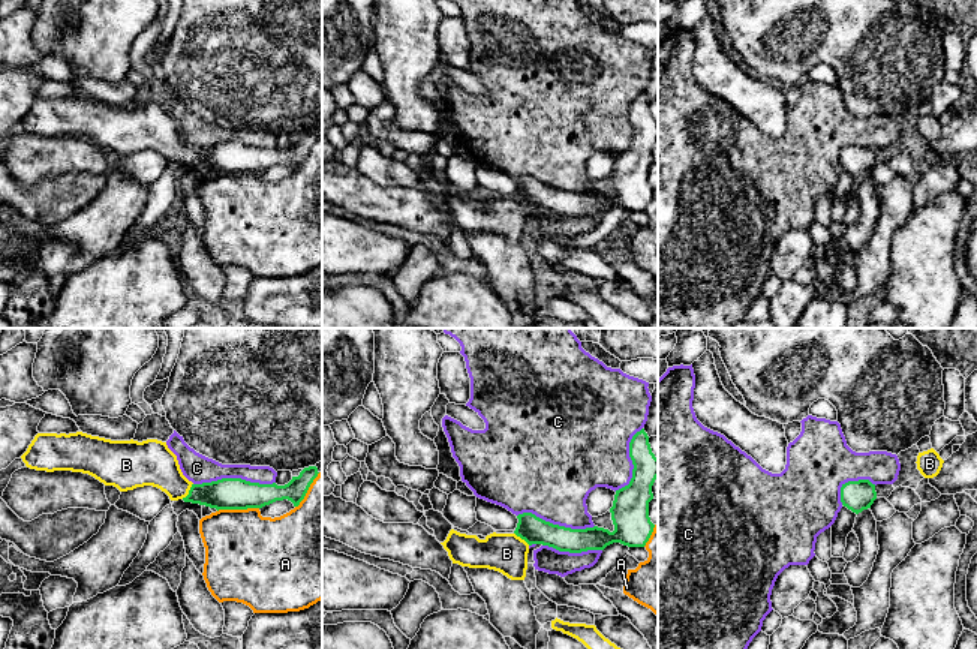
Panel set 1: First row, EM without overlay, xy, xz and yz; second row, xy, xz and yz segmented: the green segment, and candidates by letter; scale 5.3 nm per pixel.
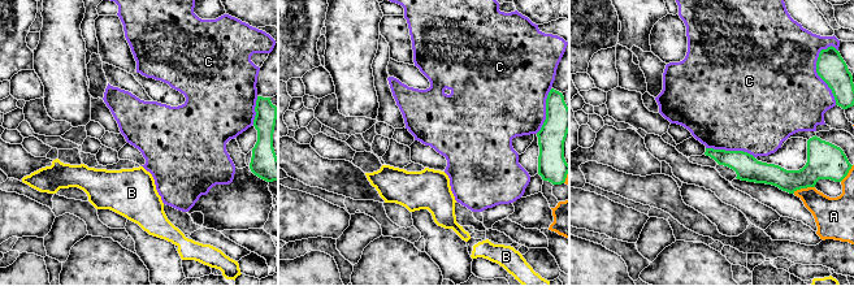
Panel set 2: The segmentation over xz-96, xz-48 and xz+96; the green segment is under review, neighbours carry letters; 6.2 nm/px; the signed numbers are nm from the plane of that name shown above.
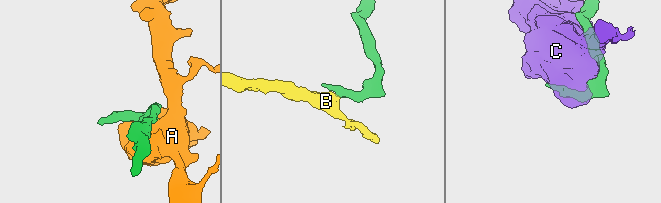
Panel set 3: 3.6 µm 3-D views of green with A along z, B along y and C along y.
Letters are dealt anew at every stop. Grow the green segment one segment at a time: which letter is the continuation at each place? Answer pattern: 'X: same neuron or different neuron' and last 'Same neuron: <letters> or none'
A: different neuron
B: same neuron
C: different neuron
Same neuron: B

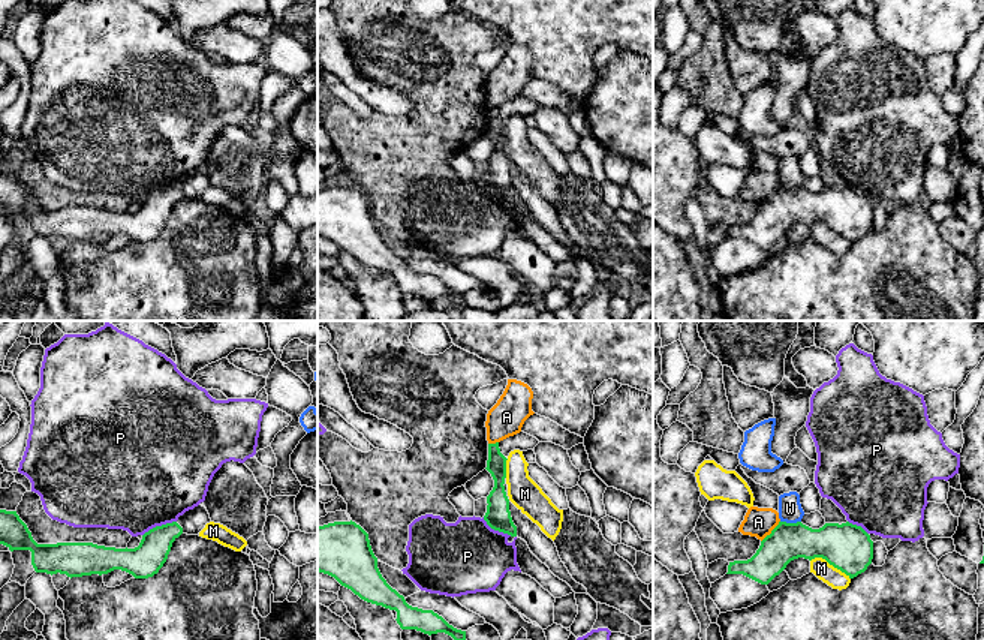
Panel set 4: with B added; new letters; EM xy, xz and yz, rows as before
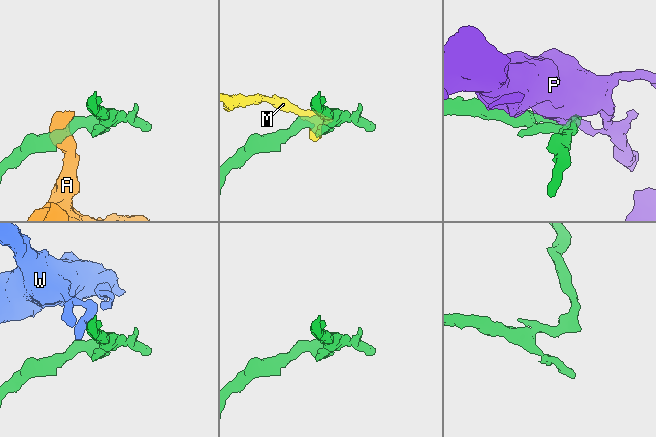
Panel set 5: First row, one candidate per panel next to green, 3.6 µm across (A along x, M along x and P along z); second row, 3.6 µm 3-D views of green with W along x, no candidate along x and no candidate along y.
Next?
A: different neuron
M: different neuron
P: different neuron
W: different neuron
Same neuron: none

